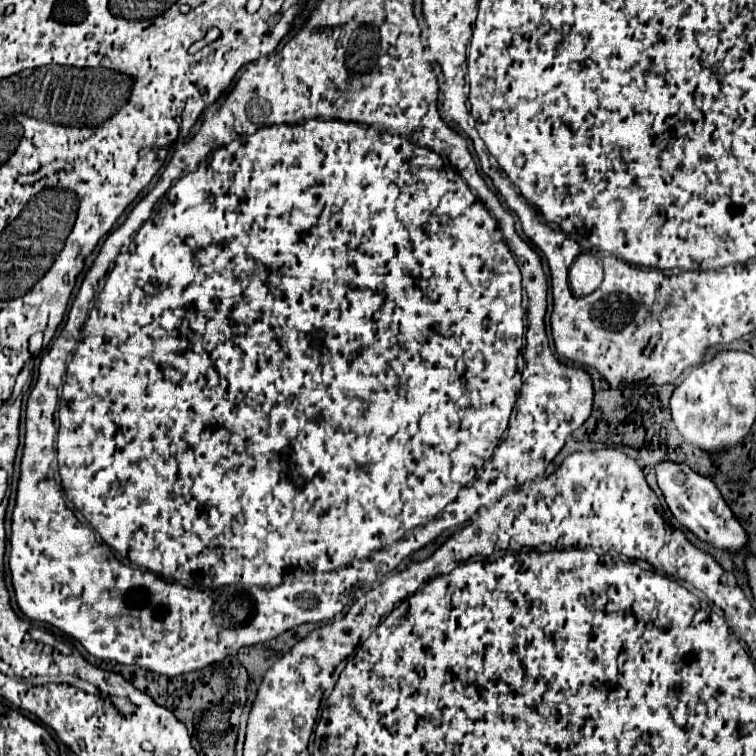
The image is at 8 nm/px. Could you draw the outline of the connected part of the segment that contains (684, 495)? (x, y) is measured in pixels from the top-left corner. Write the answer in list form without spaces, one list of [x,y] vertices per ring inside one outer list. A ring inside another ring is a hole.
[[[658,463],[656,481],[658,481],[660,491],[664,493],[664,499],[668,503],[668,509],[672,511],[672,515],[686,529],[690,529],[696,537],[700,537],[702,541],[708,541],[720,549],[736,551],[736,549],[746,547],[746,543],[748,543],[746,531],[738,523],[738,519],[732,515],[732,511],[726,505],[726,501],[722,499],[720,491],[708,477],[698,475],[688,465],[682,465],[682,463]]]

